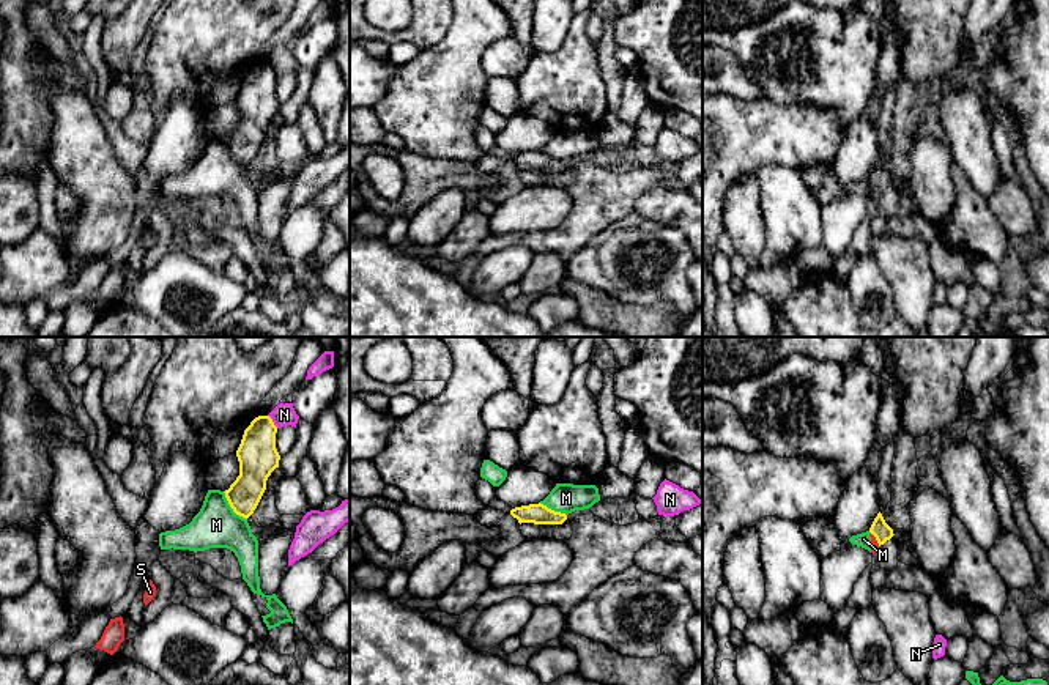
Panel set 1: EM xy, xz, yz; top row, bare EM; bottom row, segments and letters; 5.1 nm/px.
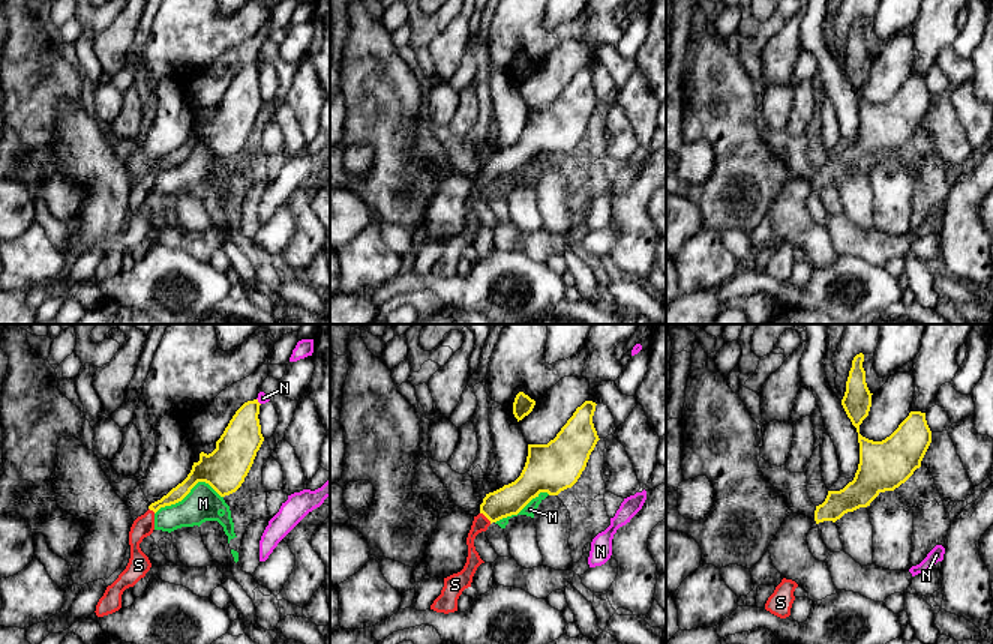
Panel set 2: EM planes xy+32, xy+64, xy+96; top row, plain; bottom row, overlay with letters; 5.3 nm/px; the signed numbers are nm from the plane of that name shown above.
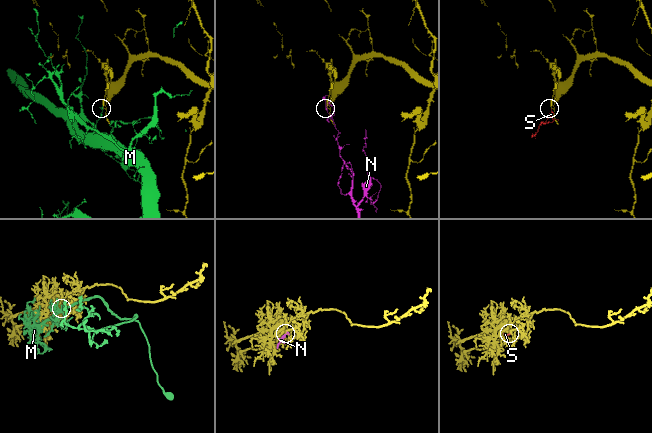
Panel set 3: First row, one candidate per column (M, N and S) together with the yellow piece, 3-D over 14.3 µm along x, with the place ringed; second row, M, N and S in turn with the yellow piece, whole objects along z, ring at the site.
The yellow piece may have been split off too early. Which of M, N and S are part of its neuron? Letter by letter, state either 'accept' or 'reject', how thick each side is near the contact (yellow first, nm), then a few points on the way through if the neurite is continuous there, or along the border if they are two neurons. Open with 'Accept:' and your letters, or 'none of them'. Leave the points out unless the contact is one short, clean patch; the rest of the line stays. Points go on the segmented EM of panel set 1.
Accept: S
M: reject | 180/220 nm | along xy (222, 492), (229, 506), (246, 520)
N: reject | 200/120 nm | along xy (268, 414), (278, 427)
S: accept | 90/50 nm | across yz (882, 533), (876, 539), (874, 545)

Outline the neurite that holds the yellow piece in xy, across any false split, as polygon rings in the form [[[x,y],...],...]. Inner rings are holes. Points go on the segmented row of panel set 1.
[[[258,416],[244,430],[236,450],[239,476],[224,493],[233,512],[246,520],[257,509],[268,477],[279,468],[276,433],[277,427],[269,416]]]

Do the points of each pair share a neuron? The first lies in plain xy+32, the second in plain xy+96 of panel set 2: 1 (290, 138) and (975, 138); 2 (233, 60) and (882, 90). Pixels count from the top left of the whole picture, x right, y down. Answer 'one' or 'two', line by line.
1: two
2: one

